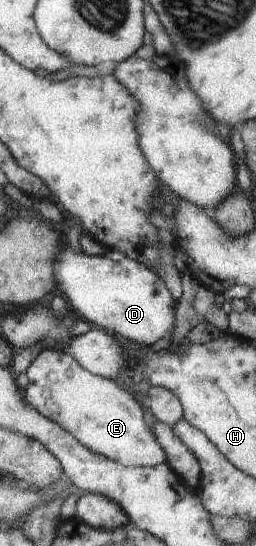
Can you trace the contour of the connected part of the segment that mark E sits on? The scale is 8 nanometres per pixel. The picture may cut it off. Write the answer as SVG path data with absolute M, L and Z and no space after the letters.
M42 349L26 370L28 385L22 397L36 412L68 431L90 452L125 467L155 467L167 464L152 428L144 422L142 404L120 381L88 372L74 357L56 349Z

